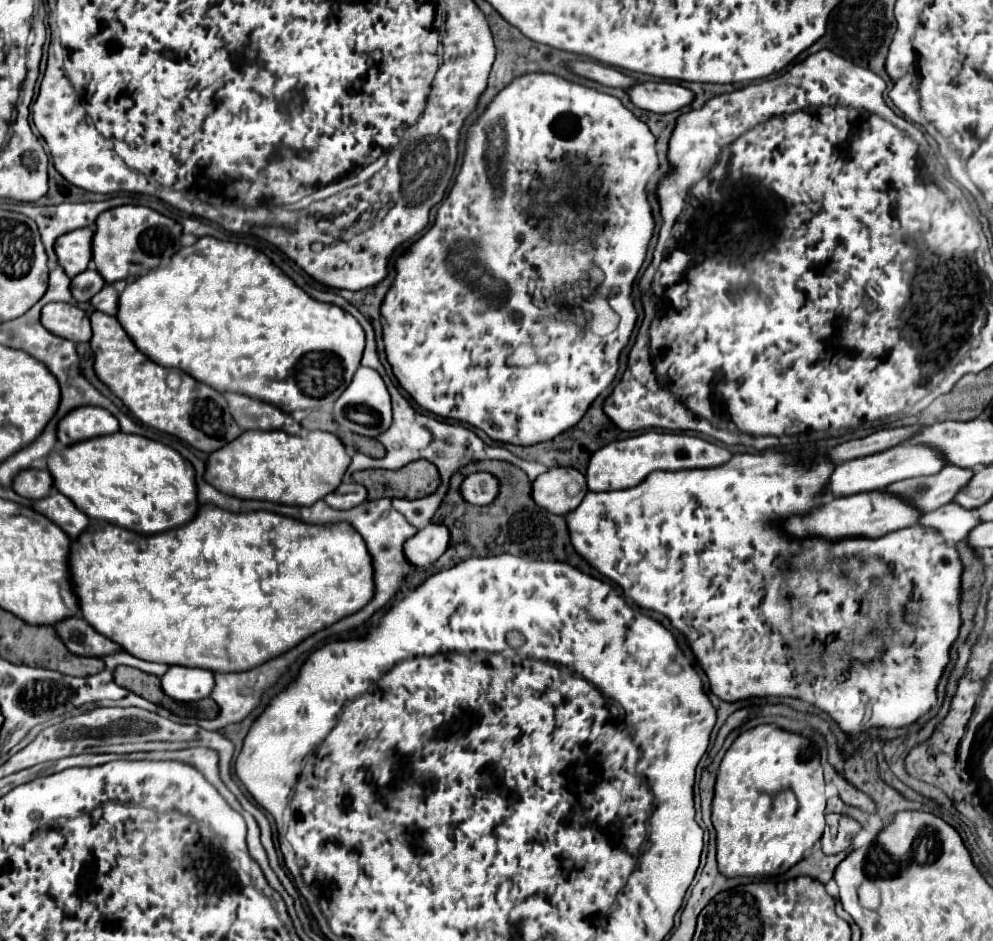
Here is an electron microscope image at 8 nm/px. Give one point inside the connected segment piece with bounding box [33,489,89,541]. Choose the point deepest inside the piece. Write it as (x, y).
(57, 507)

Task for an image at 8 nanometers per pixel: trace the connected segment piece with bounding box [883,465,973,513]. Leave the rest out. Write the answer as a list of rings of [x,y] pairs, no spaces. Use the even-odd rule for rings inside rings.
[[[955,465],[943,467],[933,477],[915,477],[915,479],[903,479],[899,483],[891,483],[885,487],[885,493],[895,493],[899,497],[907,497],[911,505],[919,505],[923,513],[939,509],[941,505],[947,505],[957,491],[967,485],[967,481],[973,477],[971,469],[961,469]]]

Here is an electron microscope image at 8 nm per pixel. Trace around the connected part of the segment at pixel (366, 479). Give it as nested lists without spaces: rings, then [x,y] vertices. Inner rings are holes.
[[[425,459],[409,463],[397,471],[357,471],[353,481],[367,487],[369,499],[401,497],[421,499],[431,495],[439,487],[439,471]]]

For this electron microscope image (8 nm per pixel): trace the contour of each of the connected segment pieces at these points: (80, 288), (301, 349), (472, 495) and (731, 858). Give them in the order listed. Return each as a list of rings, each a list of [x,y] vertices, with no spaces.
[[[83,271],[71,281],[71,293],[77,303],[87,303],[93,295],[103,289],[105,281],[97,271]]]
[[[201,237],[195,245],[183,247],[179,253],[175,253],[175,257],[171,259],[171,263],[167,267],[149,271],[147,275],[143,275],[143,277],[135,279],[133,283],[129,283],[127,289],[119,297],[117,319],[123,325],[123,329],[127,331],[127,335],[133,339],[137,349],[143,355],[151,357],[151,361],[155,361],[157,365],[179,369],[179,371],[187,373],[189,377],[193,377],[193,379],[197,379],[201,383],[207,383],[207,385],[211,385],[213,389],[218,391],[243,393],[247,397],[255,397],[255,399],[267,401],[271,405],[279,405],[279,409],[283,409],[285,413],[293,413],[295,409],[331,411],[333,403],[339,399],[339,395],[351,383],[353,373],[359,367],[359,361],[361,361],[361,355],[363,355],[363,347],[365,347],[365,331],[363,331],[363,327],[359,325],[359,321],[351,313],[343,311],[337,305],[327,305],[327,303],[319,303],[319,301],[311,299],[279,267],[275,267],[271,263],[271,259],[265,253],[261,253],[259,249],[243,245],[243,243],[219,241],[215,237]]]
[[[491,473],[467,475],[461,483],[461,497],[471,505],[489,505],[499,491],[499,481]]]
[[[757,725],[753,729],[743,731],[733,745],[729,747],[729,751],[725,753],[721,767],[719,767],[719,775],[717,775],[717,783],[715,783],[715,797],[713,797],[713,813],[711,813],[711,821],[713,827],[717,831],[717,863],[719,863],[719,871],[725,877],[753,877],[753,875],[781,875],[787,869],[791,869],[797,861],[803,859],[805,851],[811,849],[815,845],[817,839],[821,839],[823,829],[825,829],[825,779],[823,779],[823,767],[821,767],[821,755],[819,749],[815,745],[811,745],[809,739],[801,737],[799,733],[791,733],[785,729],[779,729],[777,725]]]

